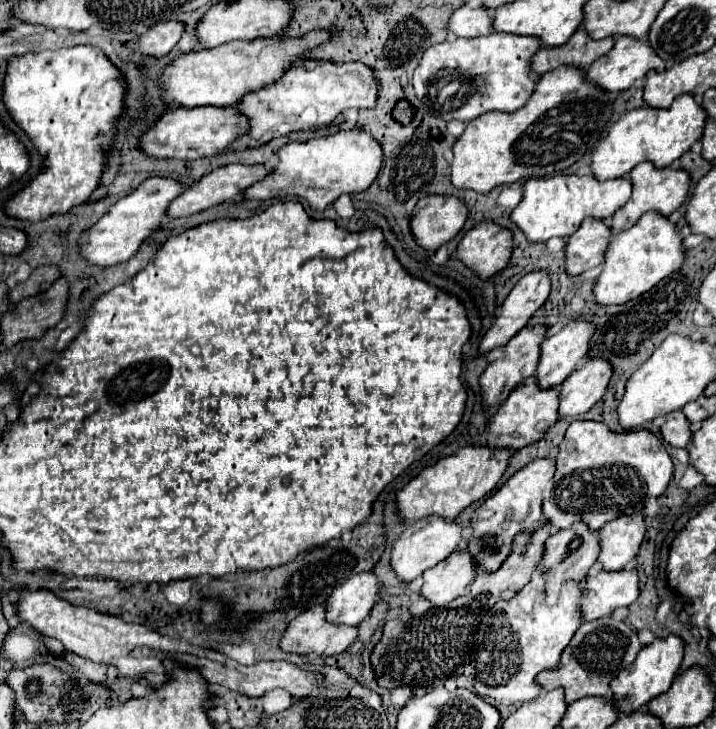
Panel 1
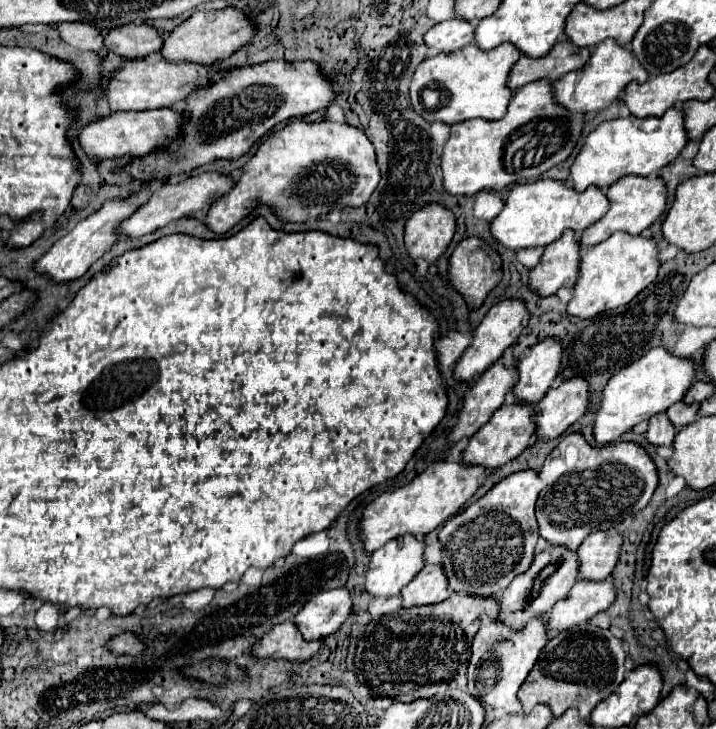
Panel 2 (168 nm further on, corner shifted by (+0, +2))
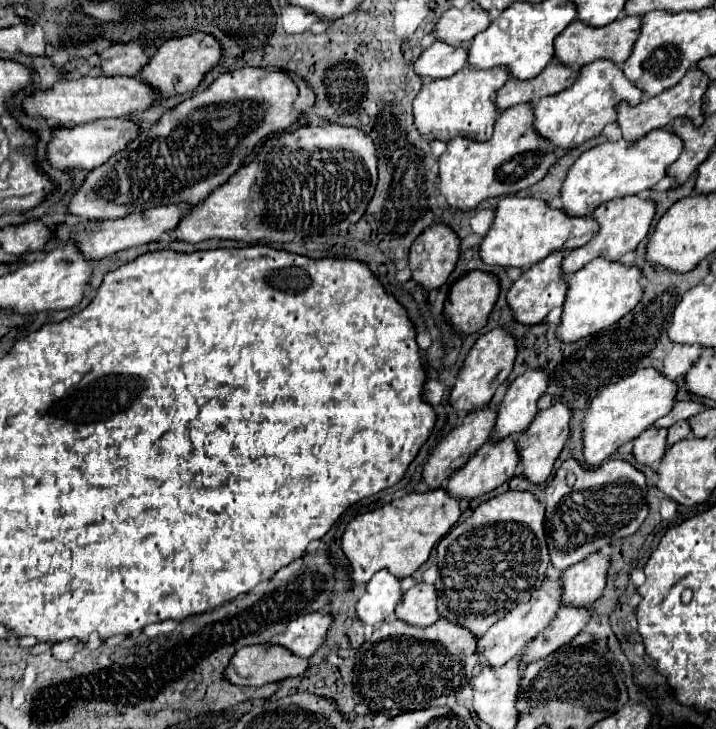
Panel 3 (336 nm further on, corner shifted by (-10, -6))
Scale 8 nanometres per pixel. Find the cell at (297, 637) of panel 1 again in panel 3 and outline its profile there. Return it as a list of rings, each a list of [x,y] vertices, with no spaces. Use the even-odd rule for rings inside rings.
[[[248,646],[240,648],[228,664],[228,680],[238,686],[264,686],[268,682],[300,676],[308,660],[292,654],[284,646]]]

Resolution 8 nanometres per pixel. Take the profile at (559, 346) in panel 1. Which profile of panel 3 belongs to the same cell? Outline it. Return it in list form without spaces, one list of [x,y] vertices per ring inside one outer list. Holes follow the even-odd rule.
[[[536,368],[518,376],[498,406],[498,420],[494,426],[492,440],[520,434],[538,414],[538,400],[544,396],[550,378],[548,370]]]

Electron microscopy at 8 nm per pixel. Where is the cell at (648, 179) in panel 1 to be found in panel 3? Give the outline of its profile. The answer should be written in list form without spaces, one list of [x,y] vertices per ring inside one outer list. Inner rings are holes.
[[[624,196],[624,198],[614,198],[610,202],[600,204],[594,214],[592,214],[598,224],[600,224],[600,232],[596,234],[596,238],[592,238],[588,244],[566,252],[564,258],[564,274],[572,274],[580,268],[584,268],[590,260],[594,260],[596,256],[604,256],[608,260],[620,260],[626,252],[636,250],[636,246],[648,236],[648,230],[652,226],[652,220],[656,216],[656,202],[650,198],[638,198],[638,196]]]

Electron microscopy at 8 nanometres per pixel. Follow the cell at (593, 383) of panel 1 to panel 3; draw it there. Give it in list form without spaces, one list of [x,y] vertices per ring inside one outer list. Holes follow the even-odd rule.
[[[556,402],[550,408],[540,410],[538,416],[534,418],[534,422],[530,424],[530,428],[524,434],[518,436],[516,444],[518,444],[520,456],[522,456],[522,464],[524,464],[524,472],[522,474],[526,478],[530,478],[534,484],[540,484],[540,482],[544,482],[550,476],[558,454],[562,452],[562,448],[568,442],[570,420],[572,420],[572,408],[568,408],[564,402]]]

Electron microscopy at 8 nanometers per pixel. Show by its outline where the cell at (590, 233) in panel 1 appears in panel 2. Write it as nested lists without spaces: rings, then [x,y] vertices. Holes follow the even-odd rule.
[[[572,230],[562,232],[554,244],[544,248],[540,262],[528,272],[530,290],[546,298],[556,294],[558,288],[572,288],[578,280],[580,244]]]

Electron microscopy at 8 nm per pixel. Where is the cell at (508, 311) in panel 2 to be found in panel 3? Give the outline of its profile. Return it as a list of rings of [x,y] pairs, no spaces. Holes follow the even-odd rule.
[[[502,326],[482,334],[476,340],[476,344],[472,346],[468,358],[464,360],[464,366],[458,372],[456,384],[454,384],[452,394],[450,394],[450,404],[458,412],[470,412],[474,408],[482,408],[482,406],[486,406],[492,400],[496,388],[512,372],[512,366],[514,366],[514,360],[516,360],[516,354],[518,354],[518,346],[516,344],[518,344],[516,336],[510,330],[502,328]]]

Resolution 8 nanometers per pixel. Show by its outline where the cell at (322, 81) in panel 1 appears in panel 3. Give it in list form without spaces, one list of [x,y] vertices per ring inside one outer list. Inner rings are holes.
[[[240,68],[226,72],[224,76],[216,78],[208,90],[184,100],[166,112],[158,124],[140,132],[136,142],[132,142],[132,146],[128,146],[124,152],[112,156],[108,164],[94,168],[82,188],[76,190],[70,204],[70,214],[82,220],[110,220],[124,218],[132,212],[144,212],[162,204],[176,204],[180,200],[196,206],[242,166],[258,142],[274,132],[282,132],[294,126],[296,120],[314,106],[314,102],[316,96],[310,84],[296,72],[278,68]]]

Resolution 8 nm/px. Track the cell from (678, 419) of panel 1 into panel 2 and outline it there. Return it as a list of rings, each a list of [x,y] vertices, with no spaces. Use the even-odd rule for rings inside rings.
[[[656,414],[648,420],[648,430],[646,430],[646,440],[654,446],[670,446],[674,442],[676,436],[676,428],[672,426],[672,422],[668,420],[668,416]]]

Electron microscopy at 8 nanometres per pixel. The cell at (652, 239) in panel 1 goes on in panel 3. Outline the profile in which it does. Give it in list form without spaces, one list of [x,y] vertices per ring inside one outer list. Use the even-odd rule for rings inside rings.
[[[602,256],[588,262],[578,272],[574,272],[564,302],[562,322],[556,332],[558,338],[562,342],[576,342],[606,326],[616,324],[642,300],[644,288],[640,286],[640,278],[642,278],[642,270],[638,266],[626,266],[622,262],[614,262]]]

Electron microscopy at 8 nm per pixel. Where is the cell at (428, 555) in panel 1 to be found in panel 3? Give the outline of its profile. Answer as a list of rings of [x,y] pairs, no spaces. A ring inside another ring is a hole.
[[[378,570],[366,584],[366,594],[360,596],[356,616],[364,624],[380,624],[394,614],[396,604],[402,602],[402,578],[396,578],[388,570]]]

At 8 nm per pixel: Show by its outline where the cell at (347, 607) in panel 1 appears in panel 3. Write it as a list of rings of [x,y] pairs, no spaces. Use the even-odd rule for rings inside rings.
[[[310,612],[306,616],[298,616],[296,620],[292,620],[286,632],[276,636],[276,640],[268,644],[280,644],[284,648],[290,648],[294,654],[302,658],[310,658],[326,642],[330,626],[332,626],[332,614]]]

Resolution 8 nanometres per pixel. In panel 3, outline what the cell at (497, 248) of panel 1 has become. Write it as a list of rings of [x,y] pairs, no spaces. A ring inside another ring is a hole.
[[[472,270],[450,288],[448,302],[444,304],[444,314],[456,332],[480,332],[496,306],[498,294],[500,280],[496,274]]]

